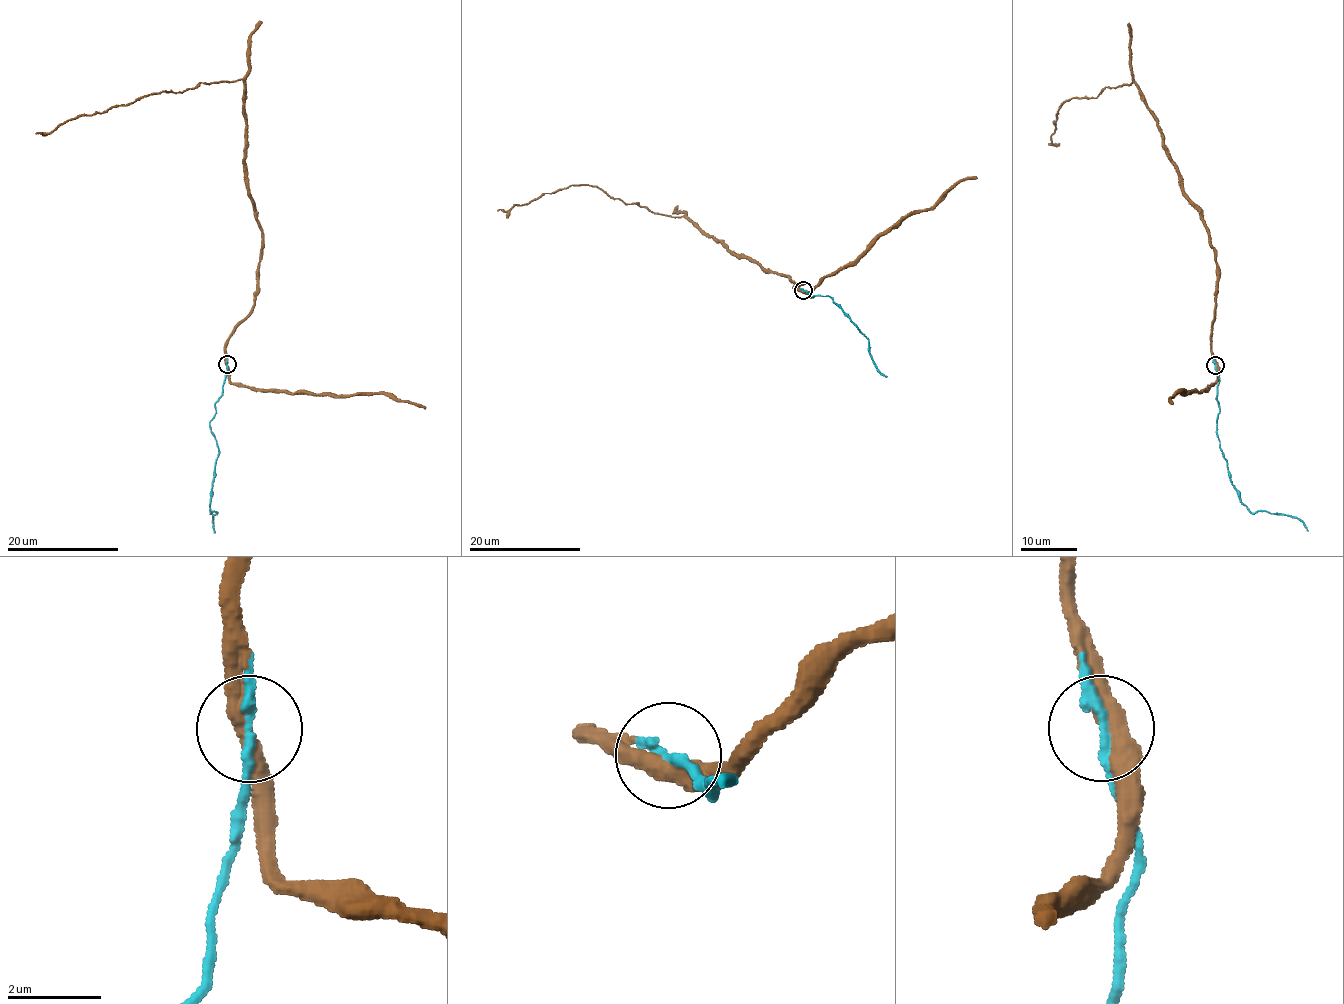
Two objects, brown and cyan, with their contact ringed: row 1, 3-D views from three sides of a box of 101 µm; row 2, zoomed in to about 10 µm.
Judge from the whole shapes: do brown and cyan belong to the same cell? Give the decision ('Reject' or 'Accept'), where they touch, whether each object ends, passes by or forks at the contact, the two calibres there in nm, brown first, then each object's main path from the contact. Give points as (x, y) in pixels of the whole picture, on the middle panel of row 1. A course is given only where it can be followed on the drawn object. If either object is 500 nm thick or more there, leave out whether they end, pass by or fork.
Accept. Place: (803, 290). At the ring brown passes by. At the ring cyan passes by. Thickness 400 nm (brown) against 190 nm. Course of brown: (804, 291), (792, 287), (804, 283), (738, 254), (683, 216), (624, 204), (598, 187), (573, 185), (497, 211). Course of cyan: (804, 290), (811, 293), (809, 297), (831, 297), (840, 306), (869, 340), (875, 366), (887, 376)

